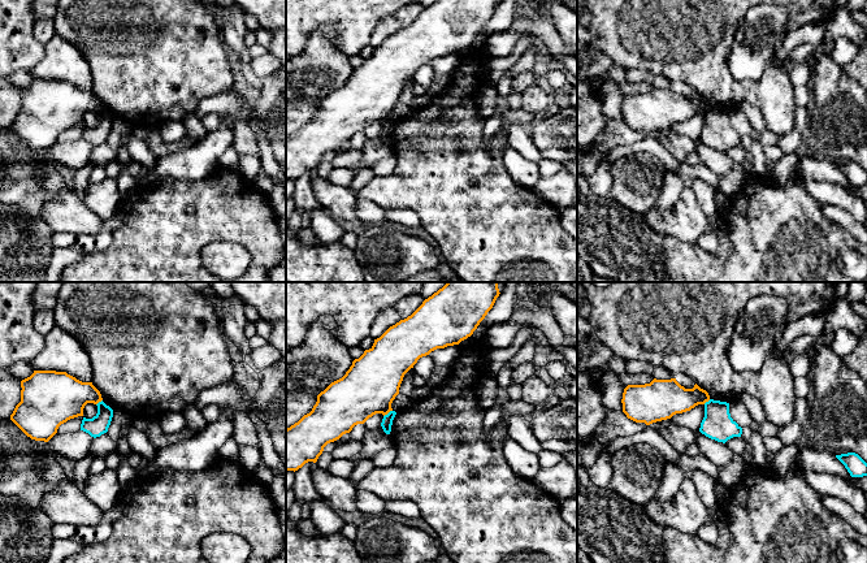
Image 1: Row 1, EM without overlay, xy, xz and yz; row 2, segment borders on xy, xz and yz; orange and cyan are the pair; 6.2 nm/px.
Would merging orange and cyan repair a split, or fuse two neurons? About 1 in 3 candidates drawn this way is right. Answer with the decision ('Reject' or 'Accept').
Reject

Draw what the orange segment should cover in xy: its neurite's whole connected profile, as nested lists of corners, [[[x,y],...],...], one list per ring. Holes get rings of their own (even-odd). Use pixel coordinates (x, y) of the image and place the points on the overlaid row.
[[[34,371],[21,381],[21,402],[10,420],[31,439],[48,442],[61,424],[83,416],[87,403],[103,400],[92,382],[82,382],[66,372]]]

